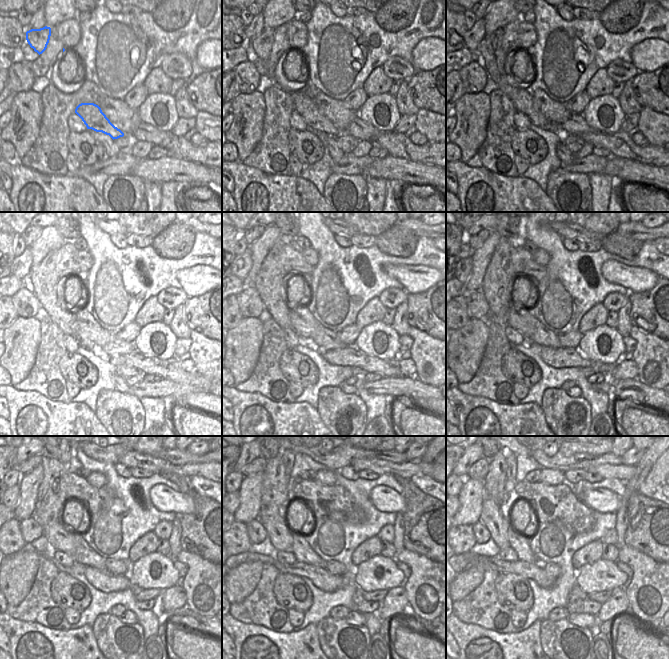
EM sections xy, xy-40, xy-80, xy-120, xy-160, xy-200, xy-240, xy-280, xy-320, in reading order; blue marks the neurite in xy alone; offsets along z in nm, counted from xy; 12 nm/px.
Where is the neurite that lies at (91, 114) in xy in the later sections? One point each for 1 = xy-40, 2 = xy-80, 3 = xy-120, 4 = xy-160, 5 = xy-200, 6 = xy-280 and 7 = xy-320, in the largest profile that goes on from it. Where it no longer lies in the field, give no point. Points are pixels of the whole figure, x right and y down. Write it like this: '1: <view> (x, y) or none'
1: xy-40 (304, 105)
2: xy-80 (491, 49)
3: xy-120 (43, 279)
4: xy-160 (269, 282)
5: xy-200 (497, 280)
6: xy-280 (272, 496)
7: xy-320 (495, 479)

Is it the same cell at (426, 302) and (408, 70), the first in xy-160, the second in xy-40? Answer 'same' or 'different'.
different

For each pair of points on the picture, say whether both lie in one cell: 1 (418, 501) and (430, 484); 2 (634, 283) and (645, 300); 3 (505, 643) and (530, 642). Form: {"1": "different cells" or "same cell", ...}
{"1": "different cells", "2": "different cells", "3": "same cell"}

